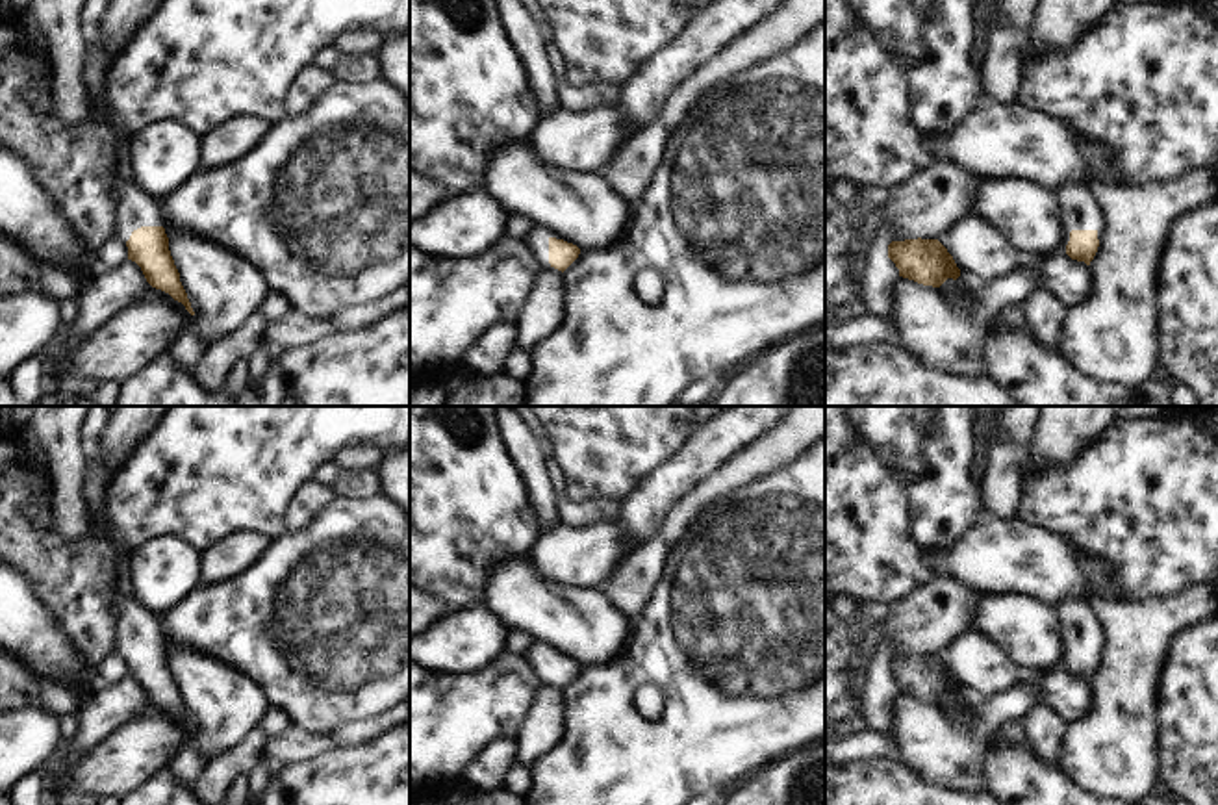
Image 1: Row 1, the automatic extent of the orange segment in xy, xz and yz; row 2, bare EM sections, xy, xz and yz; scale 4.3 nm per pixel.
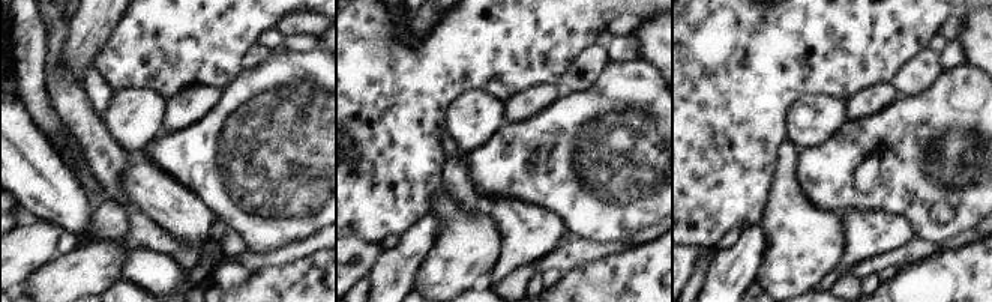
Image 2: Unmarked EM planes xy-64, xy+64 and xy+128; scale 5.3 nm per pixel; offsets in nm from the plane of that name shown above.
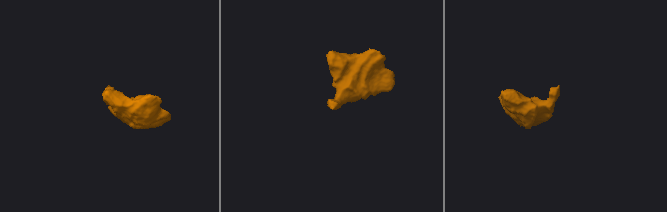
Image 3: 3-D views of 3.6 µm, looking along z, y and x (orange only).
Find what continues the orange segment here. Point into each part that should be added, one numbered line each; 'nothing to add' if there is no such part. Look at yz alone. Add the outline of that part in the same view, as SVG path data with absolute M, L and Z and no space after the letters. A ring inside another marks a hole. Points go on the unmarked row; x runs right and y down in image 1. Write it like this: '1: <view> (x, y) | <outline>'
1: yz (1078, 624) | M1072 595L1057 601L1053 607L1059 616L1059 631L1070 647L1097 645L1101 642L1103 631L1086 599Z

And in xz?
1: xz (538, 657) | M532 645L527 649L525 657L534 668L536 675L543 681L549 679L549 649L543 645Z

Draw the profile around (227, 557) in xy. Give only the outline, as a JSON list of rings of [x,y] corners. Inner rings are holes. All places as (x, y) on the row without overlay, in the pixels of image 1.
[[[239,530],[211,543],[202,551],[200,582],[217,582],[239,573],[256,560],[273,542],[258,530]]]

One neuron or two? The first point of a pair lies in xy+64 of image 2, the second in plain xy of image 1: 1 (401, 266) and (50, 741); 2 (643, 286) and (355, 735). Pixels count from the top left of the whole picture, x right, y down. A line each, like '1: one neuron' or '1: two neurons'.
1: two neurons
2: two neurons

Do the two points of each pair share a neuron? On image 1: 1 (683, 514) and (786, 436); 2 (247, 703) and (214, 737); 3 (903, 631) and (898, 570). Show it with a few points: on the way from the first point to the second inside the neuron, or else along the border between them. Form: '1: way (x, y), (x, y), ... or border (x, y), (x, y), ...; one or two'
1: way (709, 488), (761, 455); one
2: way (240, 711), (221, 729); one
3: border (933, 575), (890, 601); two

